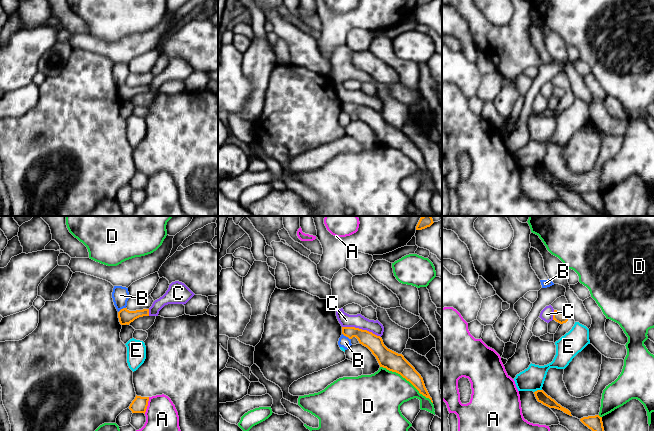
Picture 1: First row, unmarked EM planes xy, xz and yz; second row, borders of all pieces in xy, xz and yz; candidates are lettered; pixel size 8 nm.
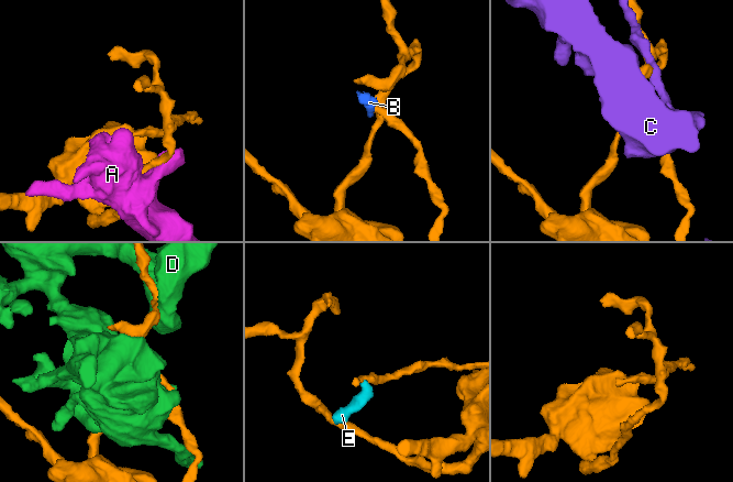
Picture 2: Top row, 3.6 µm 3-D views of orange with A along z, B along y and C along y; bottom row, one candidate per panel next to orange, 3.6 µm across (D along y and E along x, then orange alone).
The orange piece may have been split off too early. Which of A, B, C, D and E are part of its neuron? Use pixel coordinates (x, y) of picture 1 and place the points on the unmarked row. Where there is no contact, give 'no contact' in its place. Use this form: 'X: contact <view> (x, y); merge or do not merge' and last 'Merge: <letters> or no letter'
A: contact xy (147, 181); do not merge
B: contact xz (346, 112); do not merge
C: contact xz (361, 105); do not merge
D: contact xz (407, 156); do not merge
E: contact yz (537, 166); do not merge
Merge: no letter

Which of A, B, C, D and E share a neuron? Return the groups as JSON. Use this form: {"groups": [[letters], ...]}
{"groups": [["A"], ["B", "E"], ["C"], ["D"]]}

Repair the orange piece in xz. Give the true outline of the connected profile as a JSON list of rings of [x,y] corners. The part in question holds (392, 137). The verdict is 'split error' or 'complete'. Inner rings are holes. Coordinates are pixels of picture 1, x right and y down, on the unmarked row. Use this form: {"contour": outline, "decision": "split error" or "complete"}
{"contour": [[[342,103],[342,110],[349,115],[356,113],[360,120],[367,123],[372,128],[380,143],[400,150],[403,154],[409,157],[420,170],[426,174],[429,174],[433,179],[421,151],[402,130],[398,130],[388,125],[384,121],[380,112],[377,112],[367,106],[362,106],[355,103]]], "decision": "complete"}

